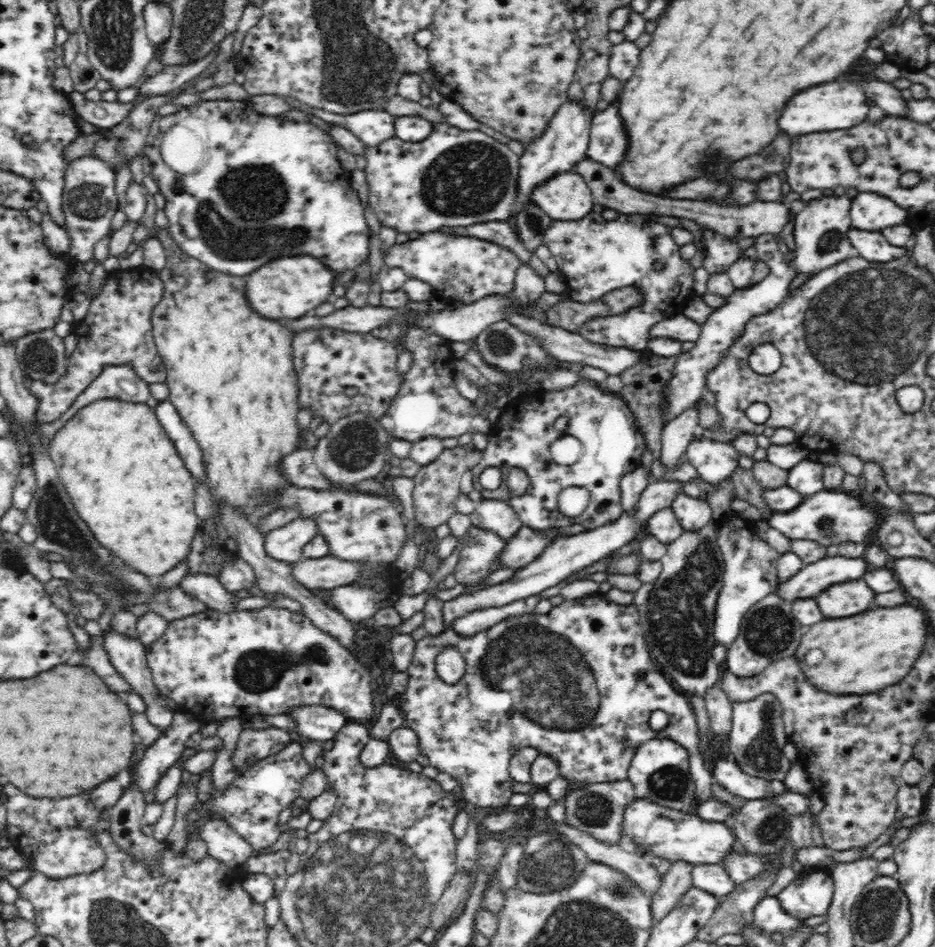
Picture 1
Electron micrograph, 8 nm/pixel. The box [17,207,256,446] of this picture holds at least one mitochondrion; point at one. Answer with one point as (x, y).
(39, 357)

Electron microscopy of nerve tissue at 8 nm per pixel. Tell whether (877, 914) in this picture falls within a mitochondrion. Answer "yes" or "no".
yes

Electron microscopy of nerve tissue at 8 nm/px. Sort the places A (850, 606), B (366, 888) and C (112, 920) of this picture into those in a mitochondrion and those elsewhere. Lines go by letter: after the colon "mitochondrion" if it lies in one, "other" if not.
A: other
B: mitochondrion
C: mitochondrion

